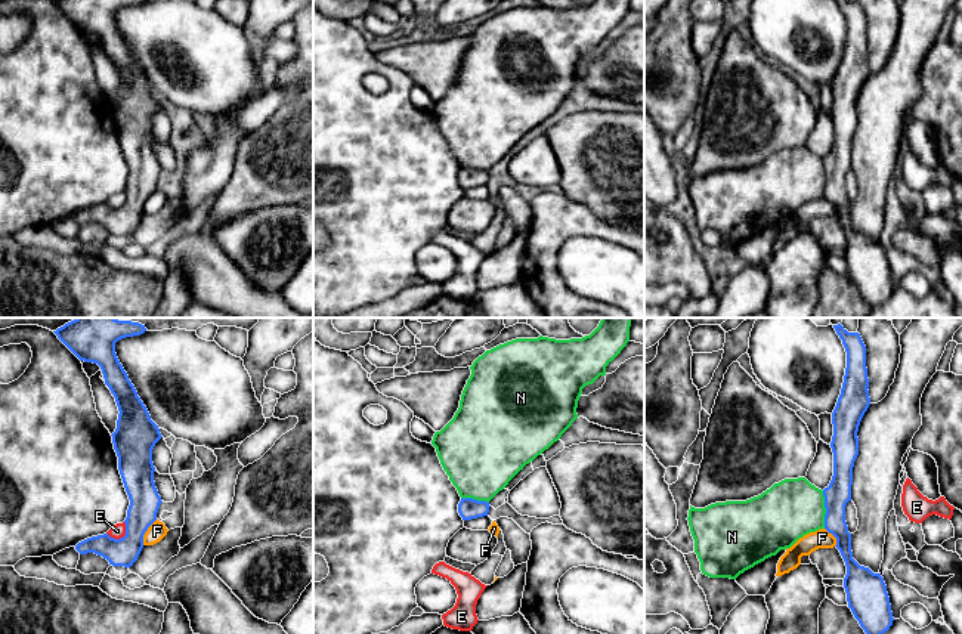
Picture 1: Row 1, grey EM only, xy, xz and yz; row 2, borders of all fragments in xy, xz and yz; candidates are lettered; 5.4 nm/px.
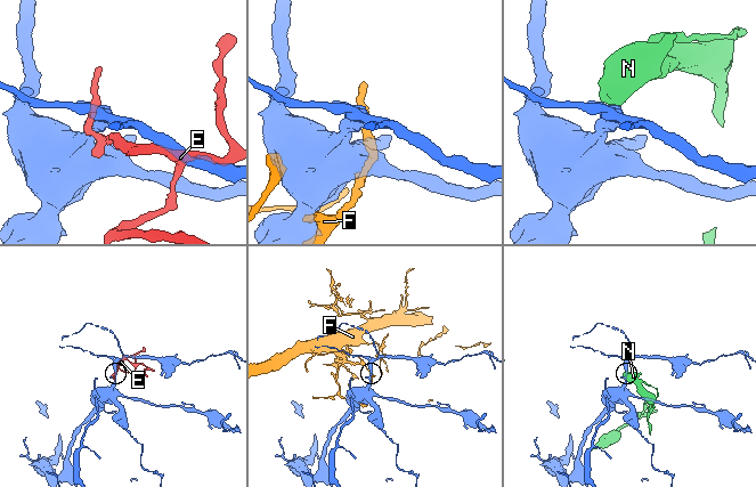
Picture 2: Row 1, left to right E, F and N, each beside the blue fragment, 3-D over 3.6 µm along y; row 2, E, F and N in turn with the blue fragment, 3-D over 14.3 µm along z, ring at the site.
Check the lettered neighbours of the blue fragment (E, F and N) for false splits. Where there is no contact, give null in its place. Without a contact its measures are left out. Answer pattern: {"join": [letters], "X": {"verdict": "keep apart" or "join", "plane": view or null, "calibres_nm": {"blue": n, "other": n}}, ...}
{"join": [], "E": {"verdict": "keep apart", "plane": "xy", "calibres_nm": {"blue": 160, "other": 80}}, "F": {"verdict": "keep apart", "plane": "xy", "calibres_nm": {"blue": 160, "other": 100}}, "N": {"verdict": "keep apart", "plane": "yz", "calibres_nm": {"blue": 140, "other": 320}}}

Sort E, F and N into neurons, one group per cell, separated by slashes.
E / F / N

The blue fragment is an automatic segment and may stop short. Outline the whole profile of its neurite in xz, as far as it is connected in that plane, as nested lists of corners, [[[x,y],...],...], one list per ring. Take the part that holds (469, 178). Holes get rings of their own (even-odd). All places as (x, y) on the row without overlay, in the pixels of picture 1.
[[[461,167],[458,173],[458,182],[463,186],[463,189],[471,189],[471,188],[488,185],[489,176],[491,174],[486,170],[477,170],[473,167]]]

